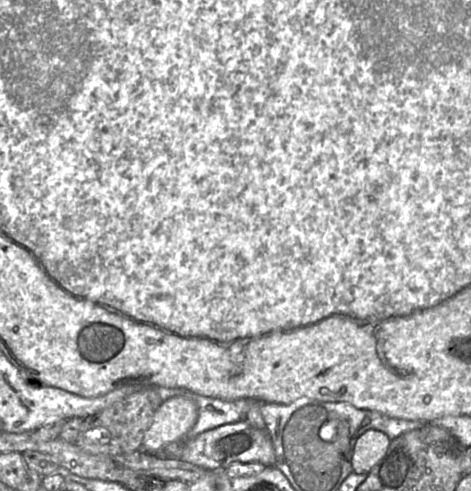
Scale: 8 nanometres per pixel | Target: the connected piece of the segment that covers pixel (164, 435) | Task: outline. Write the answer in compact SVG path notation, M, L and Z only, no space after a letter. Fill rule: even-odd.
M181 396L167 398L155 411L140 450L160 454L167 445L181 443L197 418L198 408L194 401Z

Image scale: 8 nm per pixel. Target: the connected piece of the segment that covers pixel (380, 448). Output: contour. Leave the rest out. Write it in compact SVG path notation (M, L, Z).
M370 429L362 434L356 441L352 467L356 474L368 474L386 454L391 440L379 431Z

